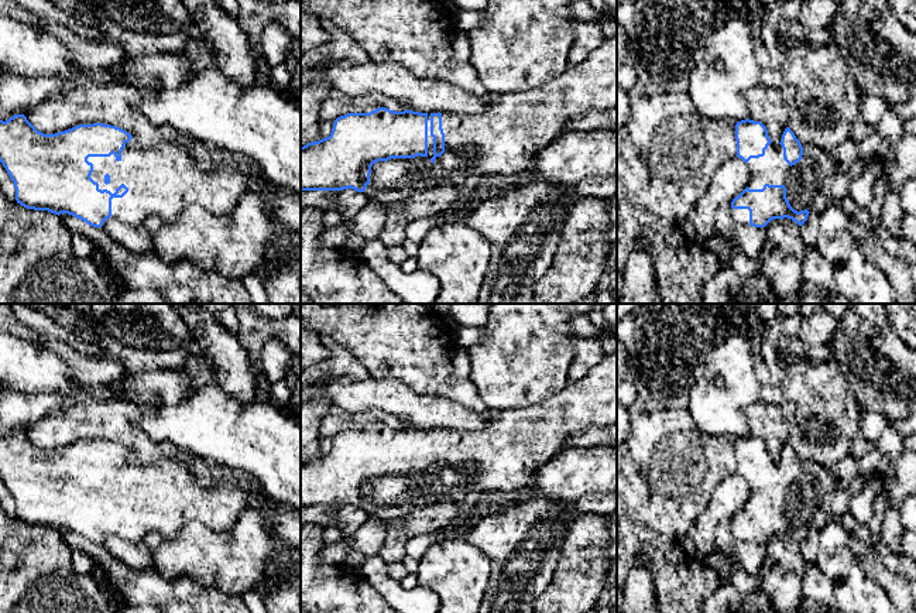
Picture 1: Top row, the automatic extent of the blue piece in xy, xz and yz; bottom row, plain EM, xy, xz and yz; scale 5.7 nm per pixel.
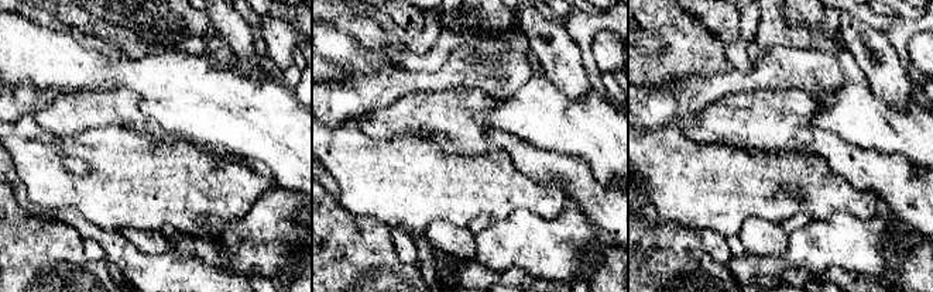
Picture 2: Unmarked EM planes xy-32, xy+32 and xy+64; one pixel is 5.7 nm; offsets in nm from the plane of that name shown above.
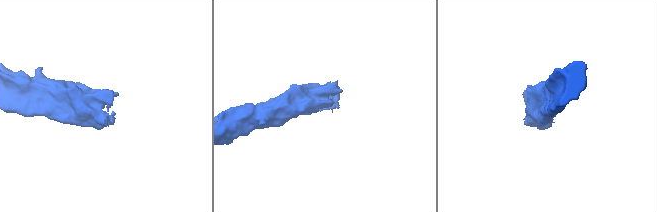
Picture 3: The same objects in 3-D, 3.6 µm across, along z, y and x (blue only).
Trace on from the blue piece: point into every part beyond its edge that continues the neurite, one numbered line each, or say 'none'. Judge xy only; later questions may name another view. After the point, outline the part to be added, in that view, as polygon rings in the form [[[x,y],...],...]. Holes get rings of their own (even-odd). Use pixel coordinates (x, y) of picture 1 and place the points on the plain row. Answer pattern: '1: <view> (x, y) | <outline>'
1: xy (164, 496) | [[[171,458],[157,463],[126,459],[120,477],[114,470],[88,477],[93,480],[90,494],[99,506],[114,510],[121,500],[128,504],[123,514],[112,516],[110,532],[128,541],[144,541],[152,531],[162,538],[175,537],[189,523],[224,532],[250,501],[248,492],[229,482],[215,487],[198,484],[189,469]]]

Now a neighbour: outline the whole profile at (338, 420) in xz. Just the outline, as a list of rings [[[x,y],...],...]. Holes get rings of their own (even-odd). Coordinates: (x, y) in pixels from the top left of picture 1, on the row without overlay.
[[[333,405],[320,422],[320,453],[326,455],[330,452],[333,439],[337,434],[347,429],[370,429],[378,424],[387,424],[394,428],[405,427],[405,421],[402,418],[387,414],[377,408],[351,414],[340,407]]]

